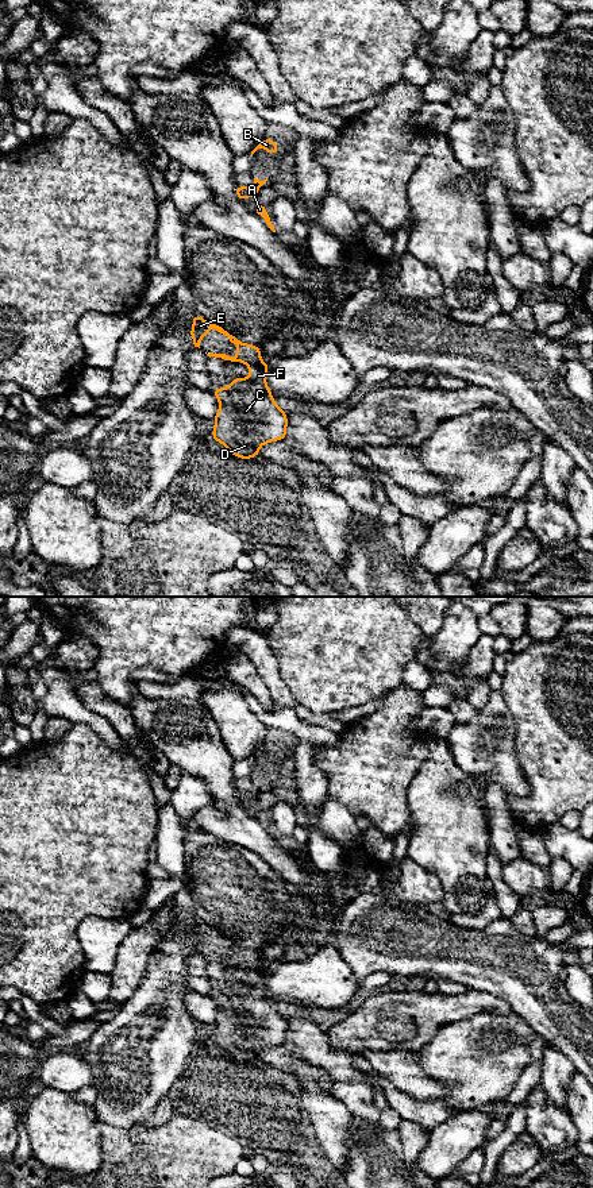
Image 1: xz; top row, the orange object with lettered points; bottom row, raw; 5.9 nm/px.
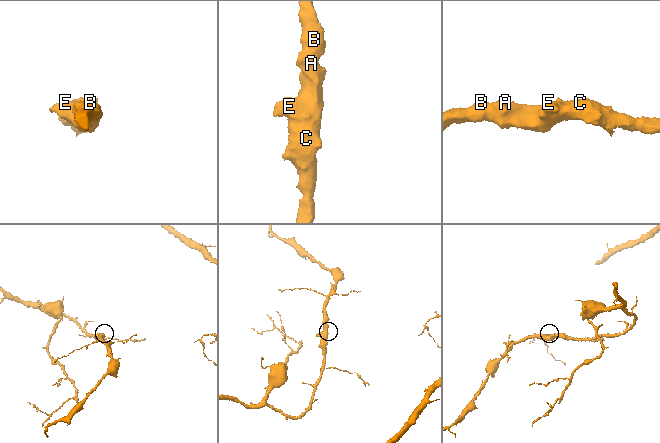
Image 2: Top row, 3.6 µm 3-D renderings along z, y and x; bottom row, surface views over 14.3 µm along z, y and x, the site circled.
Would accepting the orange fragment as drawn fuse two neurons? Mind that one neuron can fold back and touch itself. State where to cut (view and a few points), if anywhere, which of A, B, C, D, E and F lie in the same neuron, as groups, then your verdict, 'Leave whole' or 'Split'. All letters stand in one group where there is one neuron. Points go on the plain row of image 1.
No split. Groups: A B C D E F. Leave whole

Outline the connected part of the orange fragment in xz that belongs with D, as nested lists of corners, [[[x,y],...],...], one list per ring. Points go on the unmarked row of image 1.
[[[192,919],[193,930],[189,937],[195,952],[209,934],[216,934],[239,952],[235,961],[226,958],[207,958],[209,963],[240,967],[250,972],[250,981],[236,981],[228,992],[212,994],[220,1011],[213,1022],[215,1033],[209,1044],[227,1052],[228,1057],[240,1064],[253,1064],[261,1060],[259,1052],[265,1048],[288,1044],[288,1021],[273,1004],[266,990],[266,977],[270,968],[261,964],[261,950],[251,950],[238,945],[222,932]]]

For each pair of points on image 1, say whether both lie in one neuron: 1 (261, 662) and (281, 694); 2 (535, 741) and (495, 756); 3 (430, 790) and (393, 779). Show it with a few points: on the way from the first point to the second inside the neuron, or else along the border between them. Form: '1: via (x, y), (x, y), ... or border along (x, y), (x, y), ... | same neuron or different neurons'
1: via (269, 670), (276, 686) | same neuron
2: border along (512, 718), (515, 758), (526, 779) | different neurons
3: border along (427, 758), (408, 787), (407, 805), (411, 816) | different neurons

